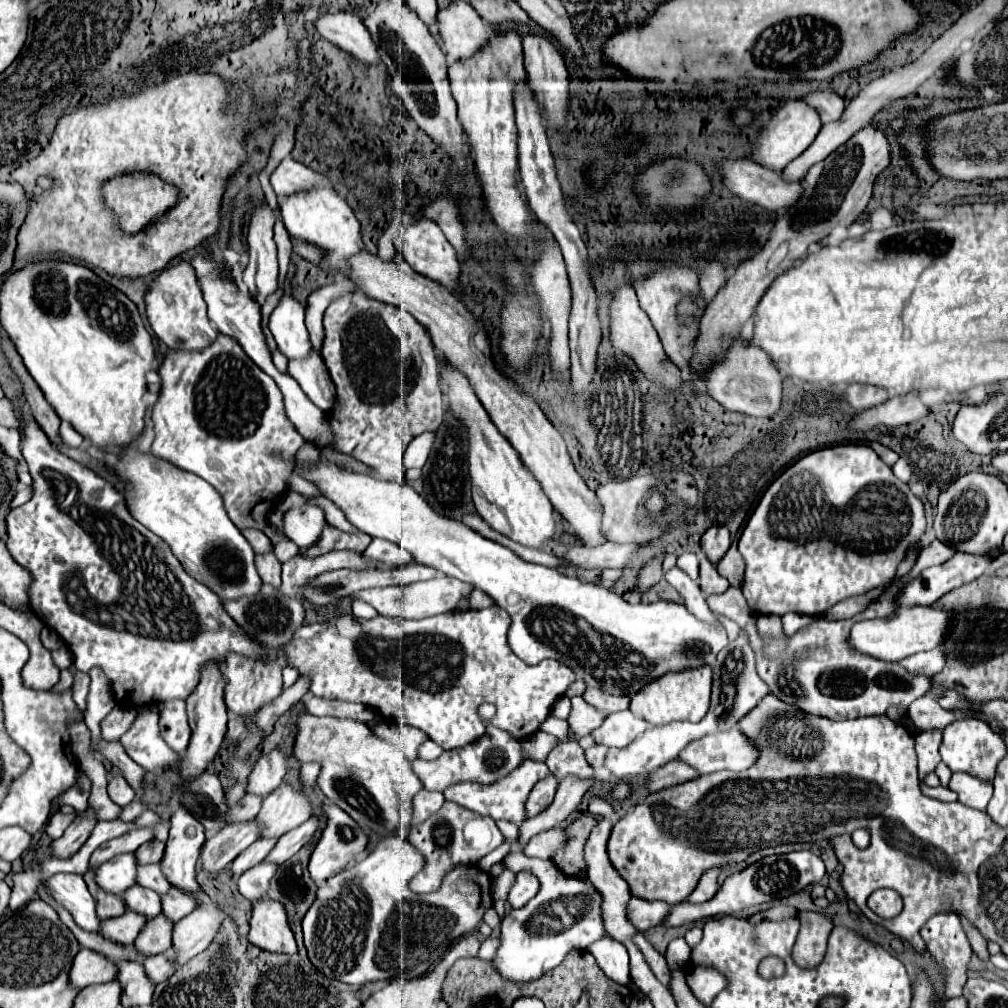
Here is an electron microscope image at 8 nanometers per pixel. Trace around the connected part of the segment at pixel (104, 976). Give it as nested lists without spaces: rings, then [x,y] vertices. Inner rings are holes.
[[[82,948],[76,954],[76,960],[70,972],[72,986],[76,988],[86,988],[88,984],[98,984],[98,982],[110,982],[116,976],[118,976],[116,964],[110,958],[88,948]]]

